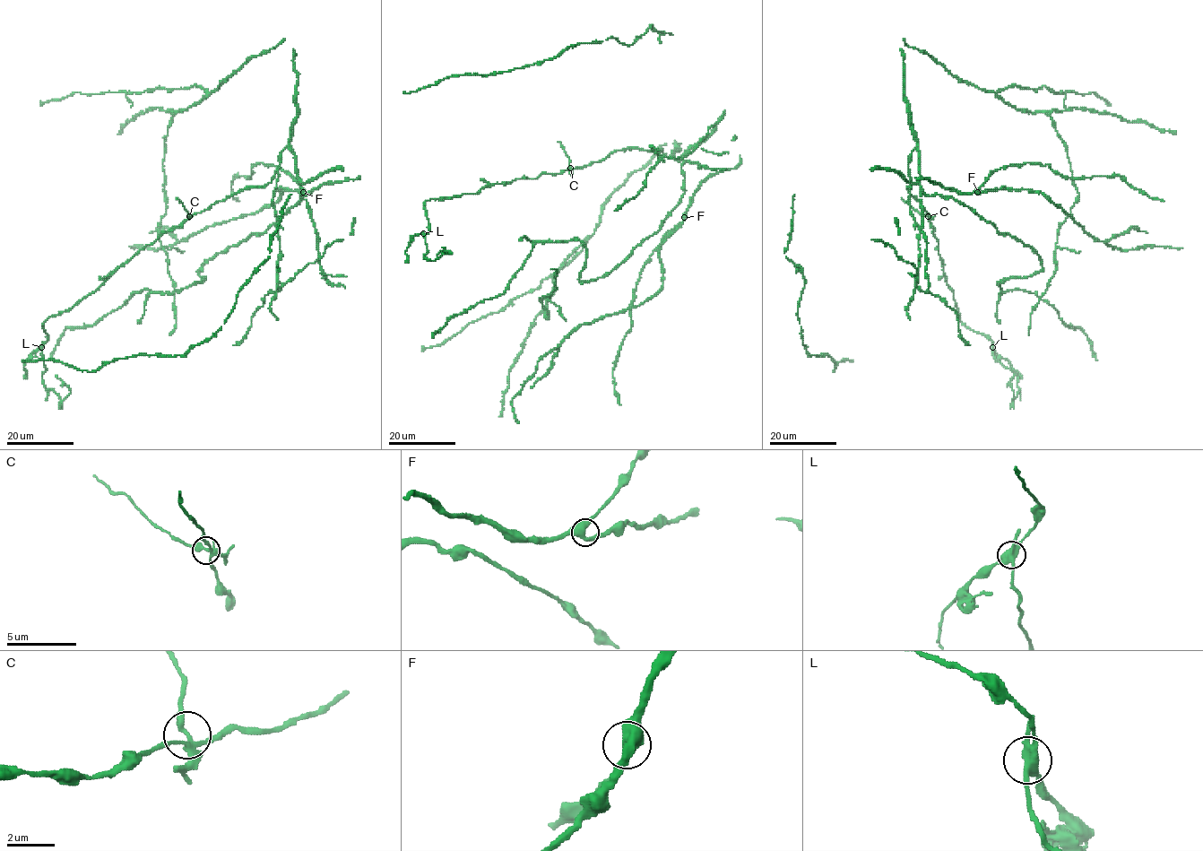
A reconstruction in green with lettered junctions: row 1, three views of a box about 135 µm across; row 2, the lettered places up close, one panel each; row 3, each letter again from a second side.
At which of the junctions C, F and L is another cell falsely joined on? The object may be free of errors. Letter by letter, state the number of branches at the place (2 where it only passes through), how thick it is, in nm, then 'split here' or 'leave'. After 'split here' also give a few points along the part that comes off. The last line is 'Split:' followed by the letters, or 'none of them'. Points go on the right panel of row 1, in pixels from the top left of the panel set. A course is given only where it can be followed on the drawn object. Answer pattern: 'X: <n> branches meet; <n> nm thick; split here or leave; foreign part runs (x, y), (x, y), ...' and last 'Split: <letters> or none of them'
C: 4 branches meet; 280 nm thick; leave
F: 3 branches meet; 440 nm thick; leave
L: 4 branches meet; 440 nm thick; split here; foreign part runs (992, 347), (994, 357), (1017, 377), (1020, 390), (1013, 401), (1010, 380), (1015, 376)
Split: L

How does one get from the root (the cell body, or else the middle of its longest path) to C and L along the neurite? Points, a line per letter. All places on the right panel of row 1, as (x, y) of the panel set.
C: (909, 119), (917, 146), (912, 151), (908, 163), (911, 183), (908, 188), (921, 202), (928, 216)
L: (909, 119), (917, 146), (908, 163), (908, 188), (933, 227), (959, 320), (986, 335), (992, 347)

